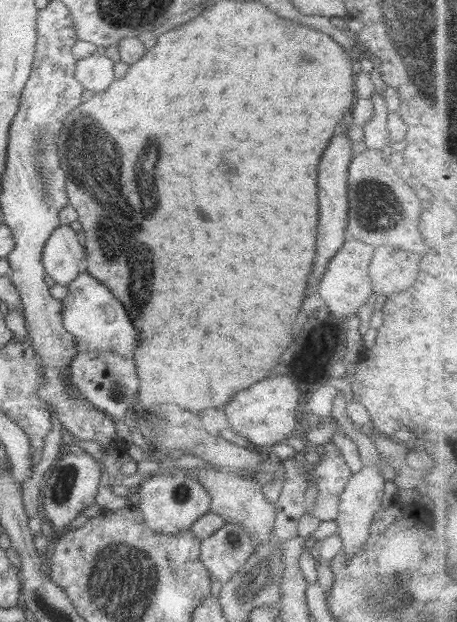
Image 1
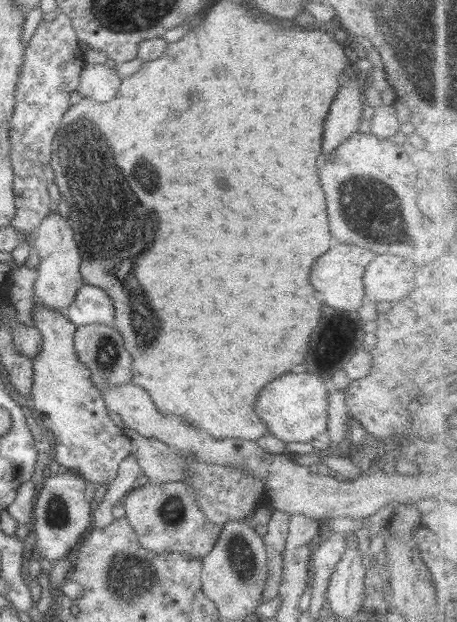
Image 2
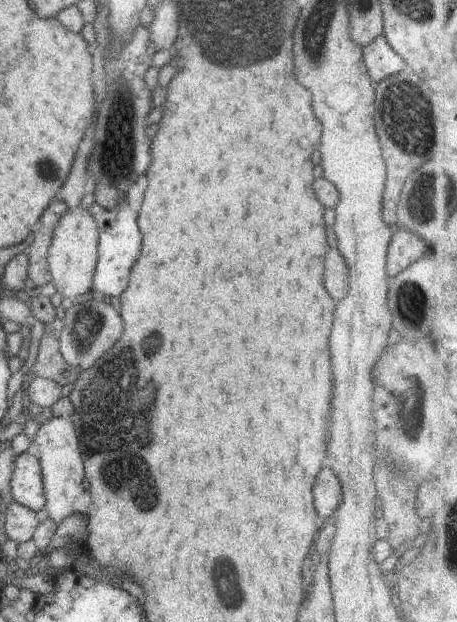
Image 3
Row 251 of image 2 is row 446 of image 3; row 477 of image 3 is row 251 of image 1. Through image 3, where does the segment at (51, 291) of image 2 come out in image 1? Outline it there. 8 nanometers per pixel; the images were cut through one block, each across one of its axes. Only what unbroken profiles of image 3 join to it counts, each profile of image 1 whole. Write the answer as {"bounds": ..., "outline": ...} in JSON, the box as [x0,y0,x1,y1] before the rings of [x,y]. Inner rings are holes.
{"bounds":[42,225,84,286],"outline":[[[58,225],[46,241],[42,262],[55,284],[68,286],[84,267],[84,250],[76,232],[68,225]]]}

